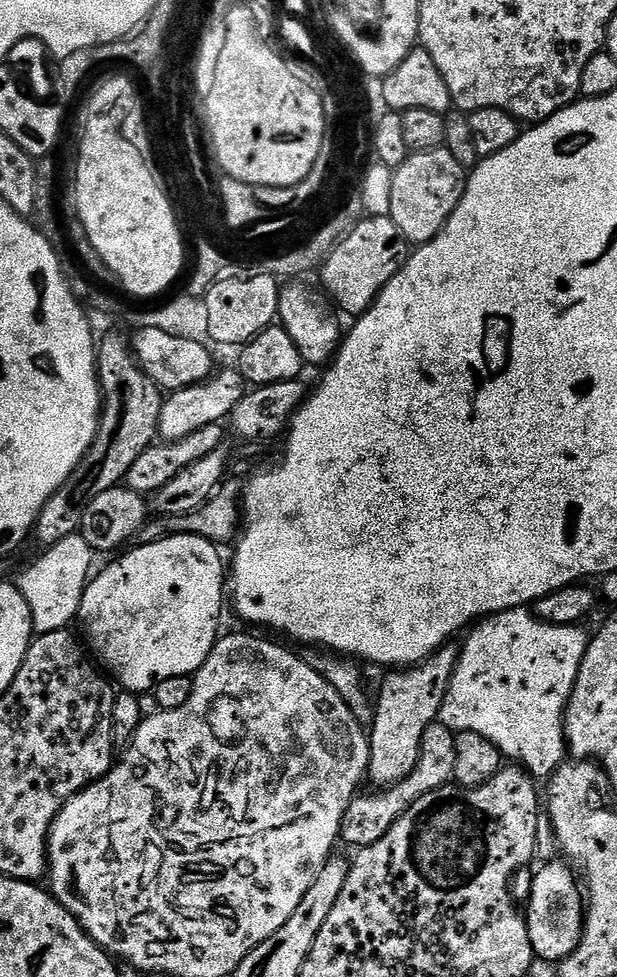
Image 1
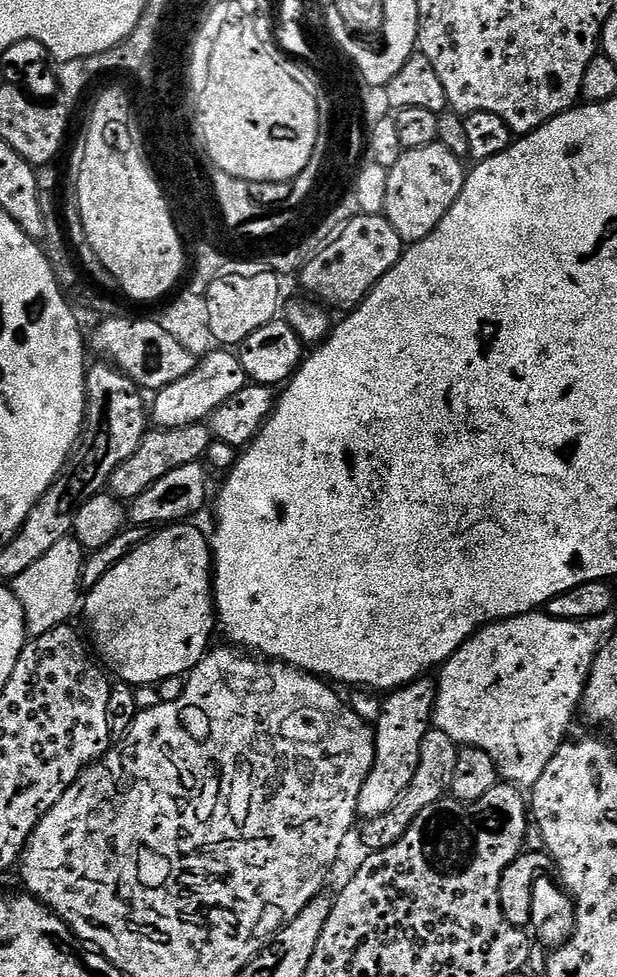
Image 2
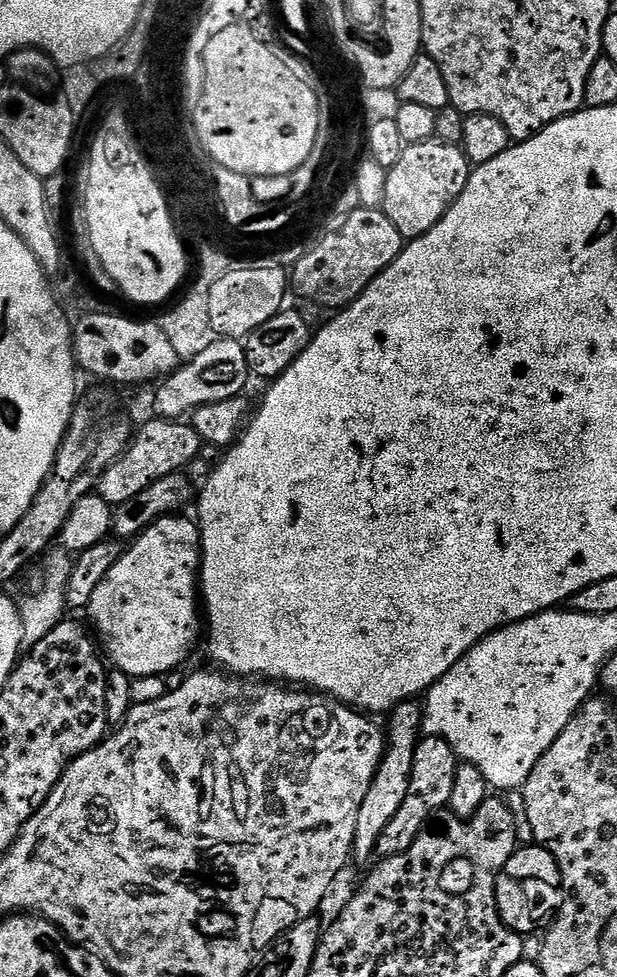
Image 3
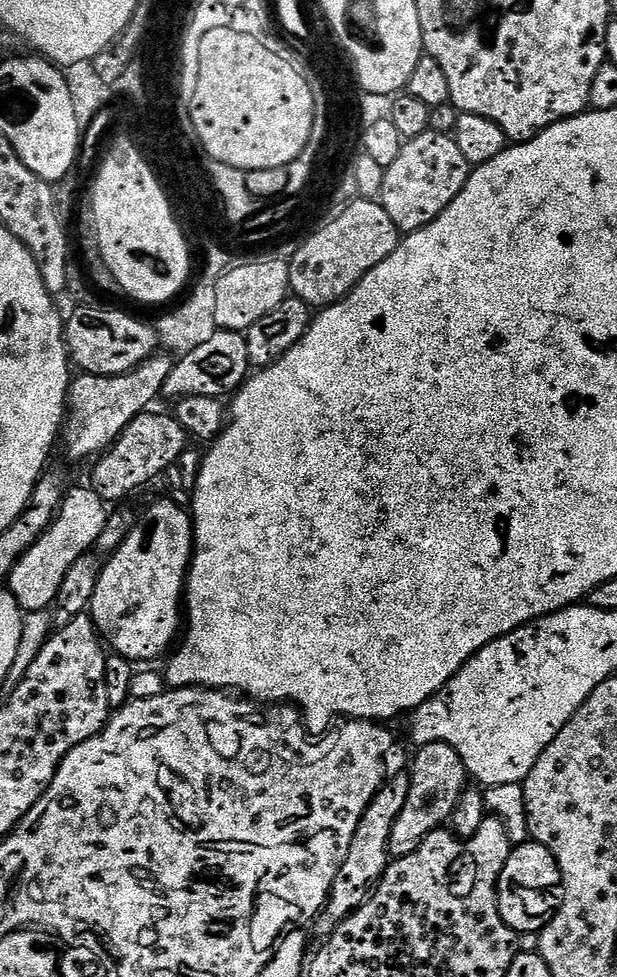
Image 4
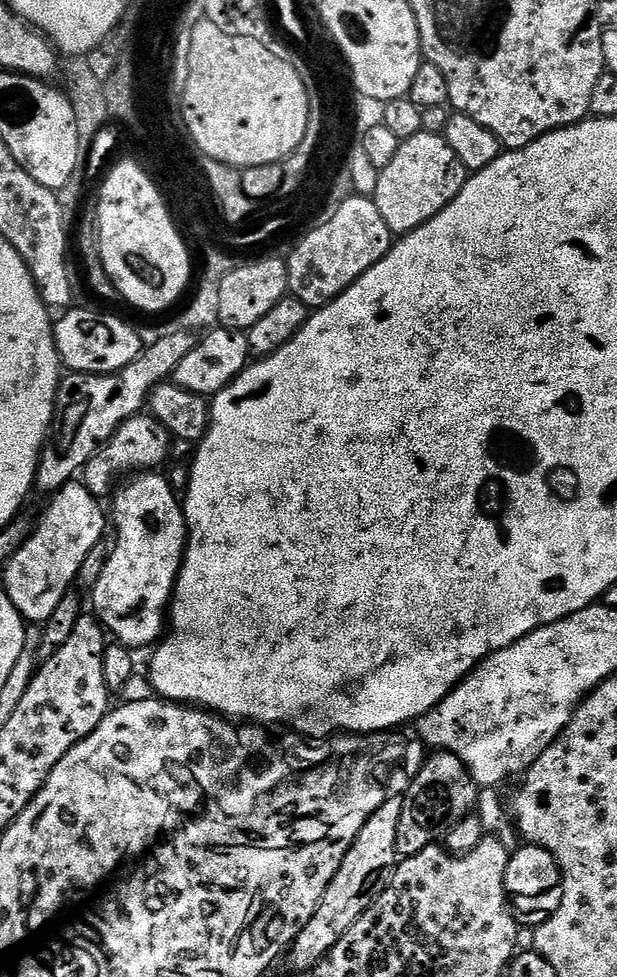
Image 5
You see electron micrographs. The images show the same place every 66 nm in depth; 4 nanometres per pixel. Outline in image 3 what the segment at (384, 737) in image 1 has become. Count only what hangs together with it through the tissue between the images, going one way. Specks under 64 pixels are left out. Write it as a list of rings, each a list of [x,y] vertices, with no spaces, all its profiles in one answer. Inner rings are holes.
[[[400,702],[393,708],[396,709],[388,720],[388,728],[386,724],[384,757],[380,760],[374,780],[370,782],[366,798],[362,798],[362,806],[358,810],[352,839],[352,856],[355,859],[373,859],[378,834],[386,828],[386,822],[394,818],[398,806],[402,806],[402,801],[406,798],[406,790],[410,790],[410,778],[416,765],[418,745],[422,739],[422,708],[416,702]]]

